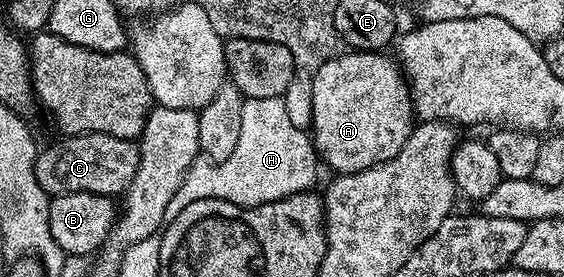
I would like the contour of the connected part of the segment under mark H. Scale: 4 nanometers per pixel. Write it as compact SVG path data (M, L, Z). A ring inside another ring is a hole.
M283 97L247 99L242 107L242 132L238 134L234 155L215 163L207 159L196 160L182 179L182 187L174 191L174 199L170 199L172 209L166 211L177 213L176 209L198 203L196 197L188 197L188 189L200 193L200 199L222 199L245 207L268 205L295 193L309 192L315 186L312 184L316 181L316 165L318 154L312 138L305 130L290 123Z

